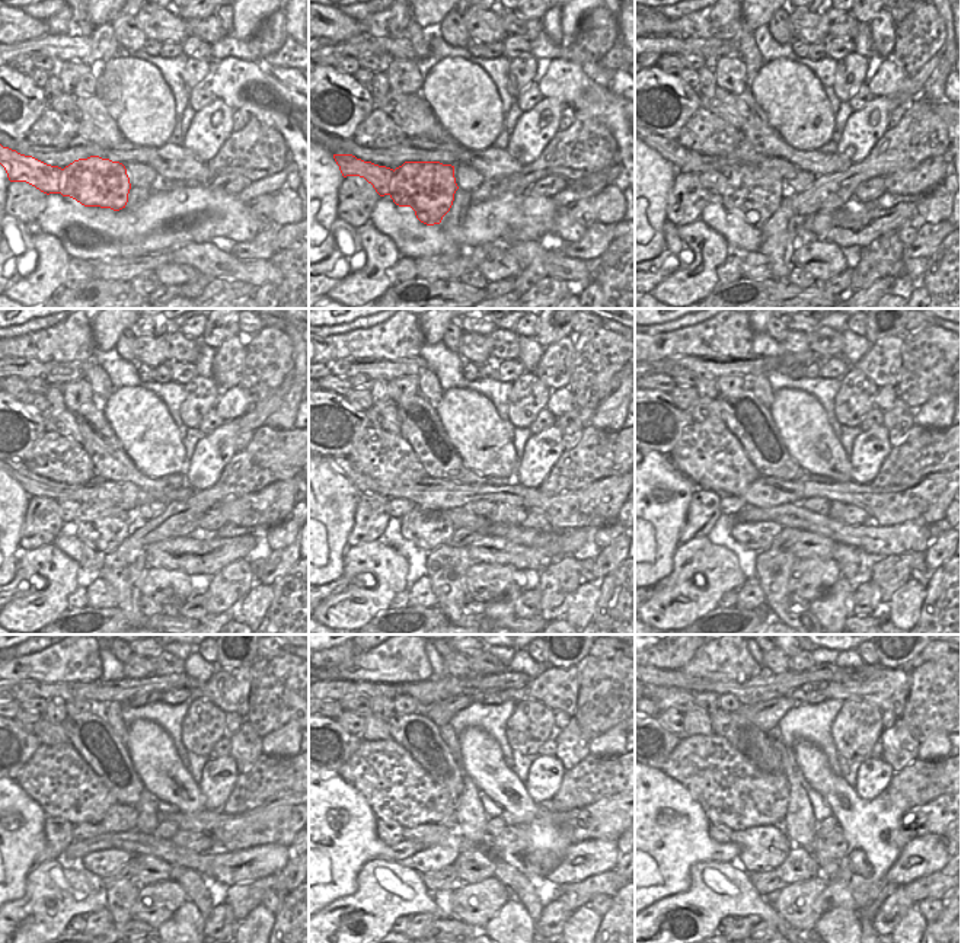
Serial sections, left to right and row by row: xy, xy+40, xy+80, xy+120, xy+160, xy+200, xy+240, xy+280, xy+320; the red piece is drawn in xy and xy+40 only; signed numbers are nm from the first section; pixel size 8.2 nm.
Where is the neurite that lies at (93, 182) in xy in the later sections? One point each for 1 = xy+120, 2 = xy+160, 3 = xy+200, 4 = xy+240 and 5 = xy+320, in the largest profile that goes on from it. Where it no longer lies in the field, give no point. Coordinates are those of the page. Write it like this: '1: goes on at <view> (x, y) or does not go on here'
1: goes on at xy+120 (101, 524)
2: goes on at xy+160 (427, 528)
3: goes on at xy+200 (756, 536)
4: goes on at xy+240 (105, 862)
5: goes on at xy+320 (765, 847)

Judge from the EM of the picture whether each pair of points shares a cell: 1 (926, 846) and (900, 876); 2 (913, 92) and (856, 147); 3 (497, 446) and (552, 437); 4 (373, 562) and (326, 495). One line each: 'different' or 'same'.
1: same
2: same
3: different
4: different

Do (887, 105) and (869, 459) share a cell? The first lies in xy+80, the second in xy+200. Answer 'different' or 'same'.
same

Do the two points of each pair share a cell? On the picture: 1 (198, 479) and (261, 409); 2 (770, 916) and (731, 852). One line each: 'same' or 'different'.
1: same
2: different

